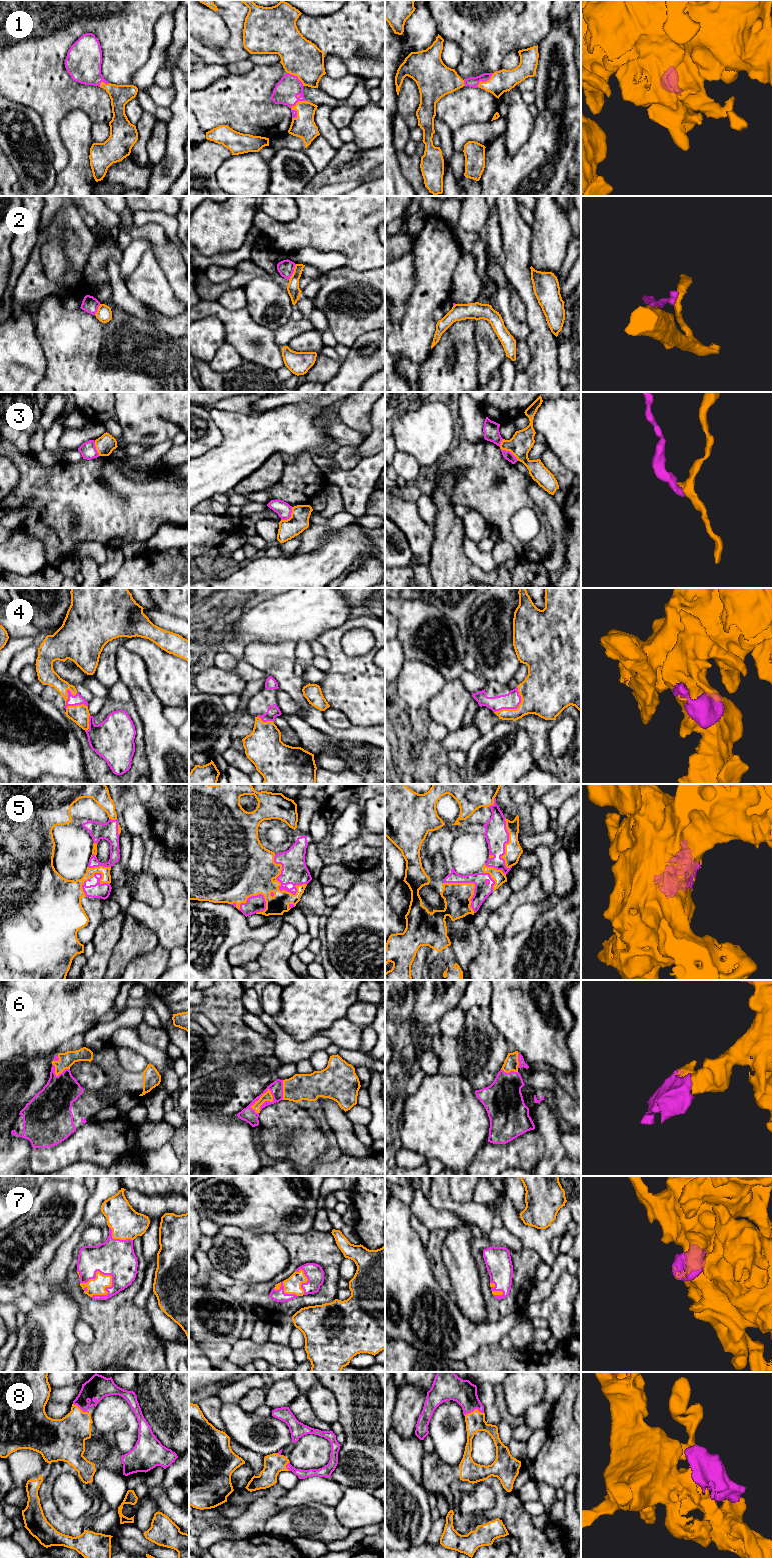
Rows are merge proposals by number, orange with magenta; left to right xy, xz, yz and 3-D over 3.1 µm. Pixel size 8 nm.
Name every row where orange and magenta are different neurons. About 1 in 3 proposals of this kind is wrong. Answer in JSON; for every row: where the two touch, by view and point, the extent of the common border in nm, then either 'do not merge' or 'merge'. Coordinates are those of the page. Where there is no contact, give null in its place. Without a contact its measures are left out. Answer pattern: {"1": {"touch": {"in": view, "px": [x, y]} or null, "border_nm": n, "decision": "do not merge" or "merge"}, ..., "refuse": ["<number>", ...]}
{"1": {"touch": {"in": "yz", "px": [484, 82]}, "border_nm": 170, "decision": "merge"}, "2": {"touch": {"in": "xz", "px": [293, 272]}, "border_nm": 140, "decision": "do not merge"}, "3": {"touch": {"in": "xz", "px": [291, 516]}, "border_nm": 140, "decision": "do not merge"}, "4": {"touch": {"in": "xy", "px": [70, 706]}, "border_nm": 220, "decision": "merge"}, "5": {"touch": {"in": "xz", "px": [276, 877]}, "border_nm": 380, "decision": "merge"}, "6": {"touch": {"in": "xz", "px": [256, 1101]}, "border_nm": 220, "decision": "merge"}, "7": {"touch": {"in": "xy", "px": [96, 1274]}, "border_nm": 280, "decision": "merge"}, "8": {"touch": {"in": "yz", "px": [474, 1410]}, "border_nm": 160, "decision": "merge"}, "refuse": ["2", "3"]}

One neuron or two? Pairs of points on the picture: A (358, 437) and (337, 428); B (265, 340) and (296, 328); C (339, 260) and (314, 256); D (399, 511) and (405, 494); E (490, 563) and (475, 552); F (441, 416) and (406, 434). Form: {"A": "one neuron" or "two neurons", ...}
{"A": "one neuron", "B": "two neurons", "C": "one neuron", "D": "two neurons", "E": "one neuron", "F": "one neuron"}

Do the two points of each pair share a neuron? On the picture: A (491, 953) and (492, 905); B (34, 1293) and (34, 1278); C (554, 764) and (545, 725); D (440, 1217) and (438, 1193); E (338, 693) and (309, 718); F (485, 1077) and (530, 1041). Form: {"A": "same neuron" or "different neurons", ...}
{"A": "different neurons", "B": "same neuron", "C": "same neuron", "D": "different neurons", "E": "different neurons", "F": "different neurons"}

